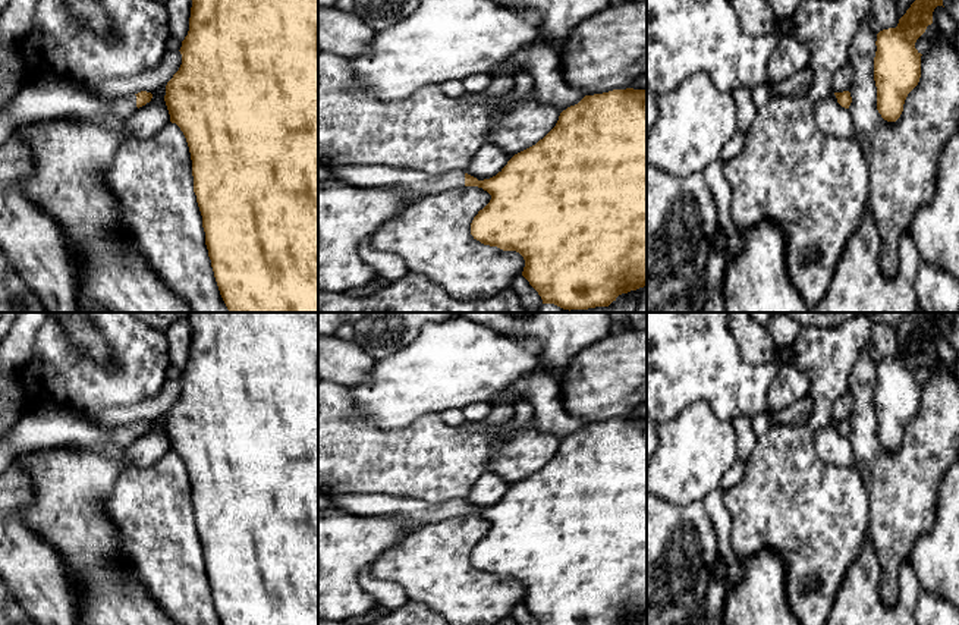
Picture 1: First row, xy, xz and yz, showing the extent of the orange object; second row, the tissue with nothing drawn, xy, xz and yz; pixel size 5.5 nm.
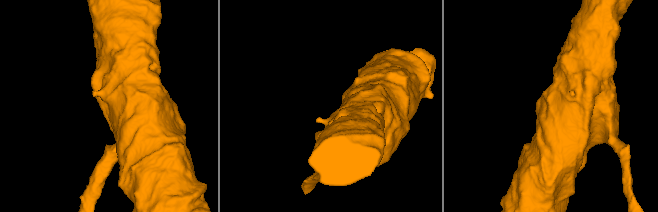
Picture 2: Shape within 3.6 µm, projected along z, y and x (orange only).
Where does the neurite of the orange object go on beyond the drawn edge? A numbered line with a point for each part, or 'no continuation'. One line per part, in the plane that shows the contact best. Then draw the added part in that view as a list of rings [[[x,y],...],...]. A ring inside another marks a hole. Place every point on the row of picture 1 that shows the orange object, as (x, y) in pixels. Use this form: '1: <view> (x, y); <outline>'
1: xy (125, 106); [[[136,95],[120,97],[113,106],[111,110],[123,117],[128,119],[136,110]]]

